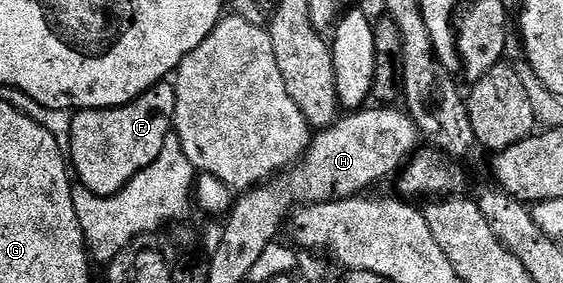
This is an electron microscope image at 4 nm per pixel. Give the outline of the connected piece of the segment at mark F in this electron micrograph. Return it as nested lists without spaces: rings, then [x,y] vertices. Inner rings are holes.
[[[162,81],[138,99],[122,107],[81,109],[72,116],[67,155],[80,186],[96,195],[117,195],[139,172],[147,169],[163,153],[163,145],[171,137],[175,124],[177,89],[172,82]]]

